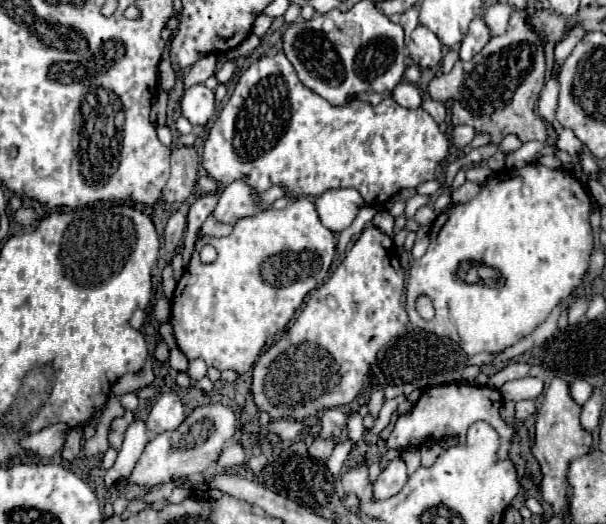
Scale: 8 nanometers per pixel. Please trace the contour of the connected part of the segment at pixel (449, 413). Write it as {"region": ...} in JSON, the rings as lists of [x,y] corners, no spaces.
{"region":[[[465,382],[433,386],[421,394],[421,398],[417,400],[417,404],[413,406],[413,410],[409,414],[399,416],[399,420],[385,444],[387,444],[387,448],[407,450],[407,448],[421,448],[421,444],[425,444],[425,440],[441,440],[445,436],[453,436],[459,442],[463,442],[467,428],[477,420],[485,420],[503,438],[503,445],[500,445],[497,455],[500,460],[504,460],[508,458],[509,444],[513,442],[513,428],[509,428],[509,424],[499,414],[501,400],[503,400],[503,396],[499,394],[499,390],[489,388],[489,386],[479,388],[479,386],[469,386]]]}

